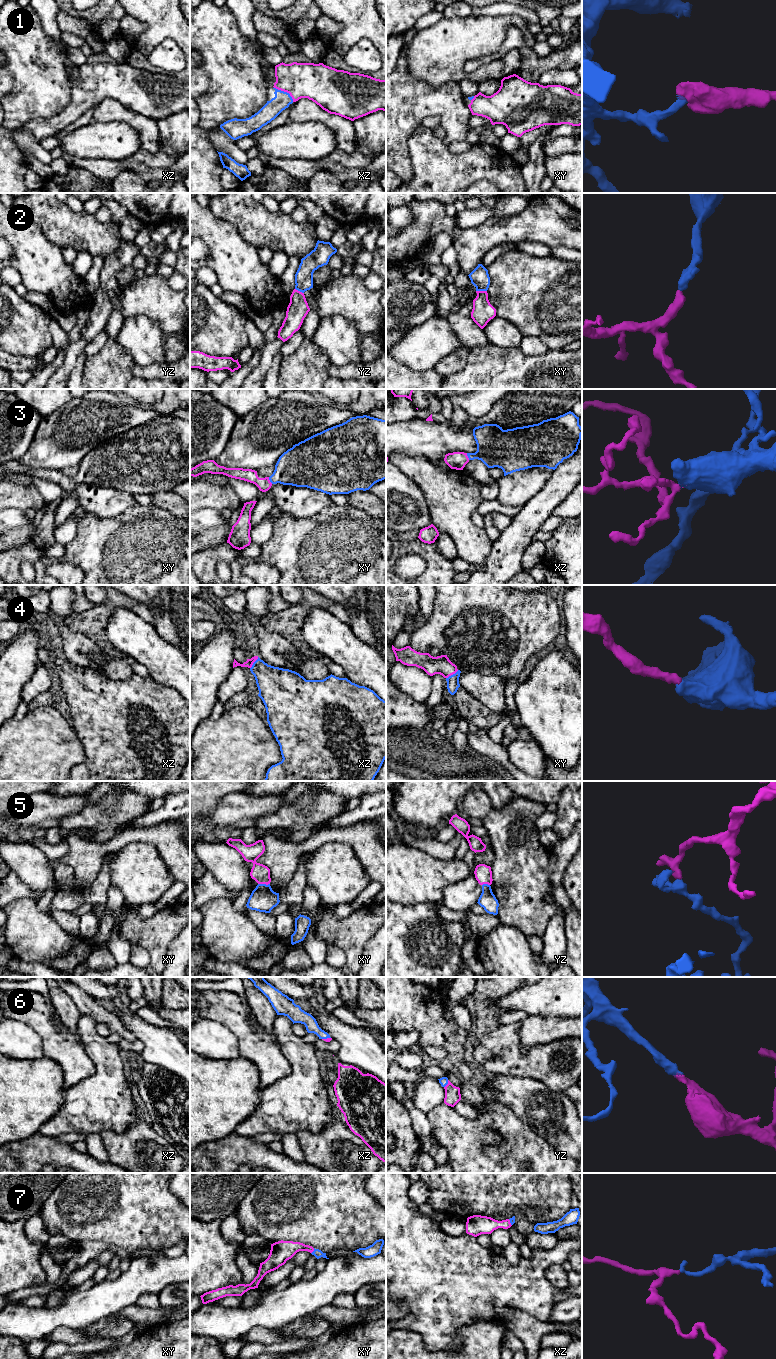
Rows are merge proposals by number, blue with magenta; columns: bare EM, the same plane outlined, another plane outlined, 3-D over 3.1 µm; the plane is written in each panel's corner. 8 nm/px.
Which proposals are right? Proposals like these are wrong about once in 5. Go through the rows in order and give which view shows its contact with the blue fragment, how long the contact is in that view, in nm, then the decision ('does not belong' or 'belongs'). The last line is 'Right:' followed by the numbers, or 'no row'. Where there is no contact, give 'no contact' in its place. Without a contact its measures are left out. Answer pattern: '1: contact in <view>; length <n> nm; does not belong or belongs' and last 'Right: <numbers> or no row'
1: contact in xz; length 200 nm; belongs
2: contact in xy; length 90 nm; belongs
3: contact in xy; length 70 nm; belongs
4: contact in xy; length 120 nm; belongs
5: contact in xy; length 100 nm; belongs
6: contact in yz; length 70 nm; belongs
7: contact in xy; length 50 nm; belongs
Right: 1, 2, 3, 4, 5, 6, 7

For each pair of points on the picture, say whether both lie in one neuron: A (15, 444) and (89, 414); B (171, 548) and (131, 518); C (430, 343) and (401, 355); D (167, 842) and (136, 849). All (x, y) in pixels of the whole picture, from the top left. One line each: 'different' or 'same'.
A: different
B: same
C: same
D: different

